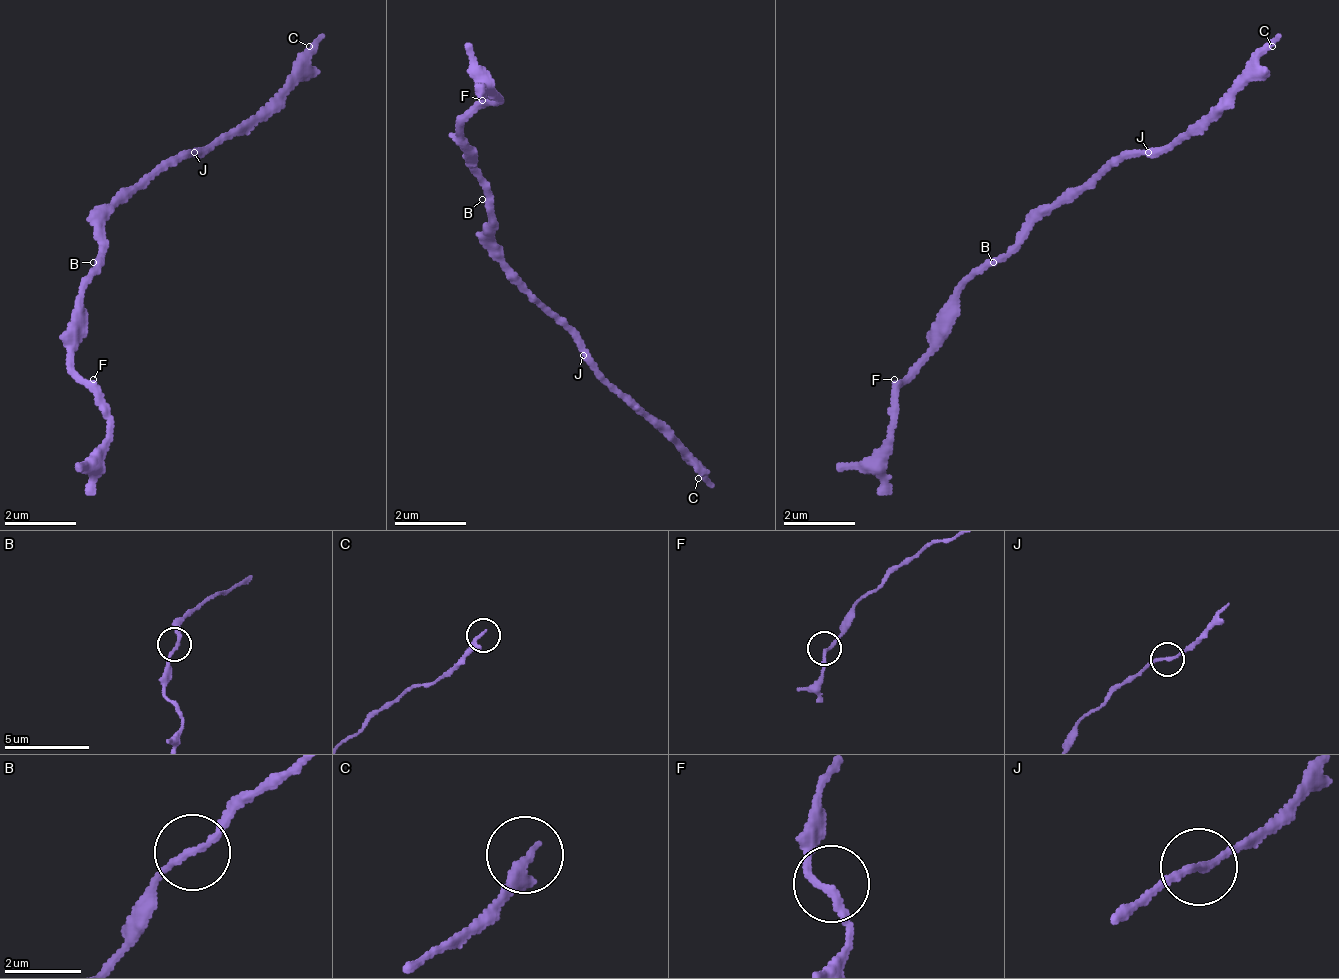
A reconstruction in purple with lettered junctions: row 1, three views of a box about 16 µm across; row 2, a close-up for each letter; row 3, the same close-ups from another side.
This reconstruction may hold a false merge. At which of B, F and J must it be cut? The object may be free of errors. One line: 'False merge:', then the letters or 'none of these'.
False merge: J

